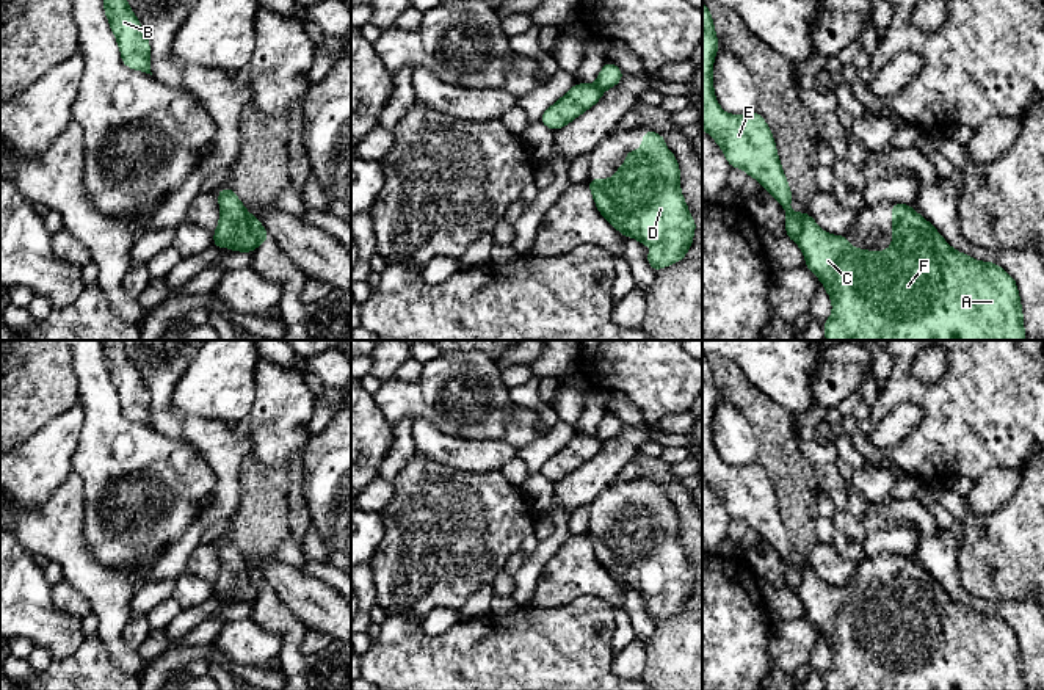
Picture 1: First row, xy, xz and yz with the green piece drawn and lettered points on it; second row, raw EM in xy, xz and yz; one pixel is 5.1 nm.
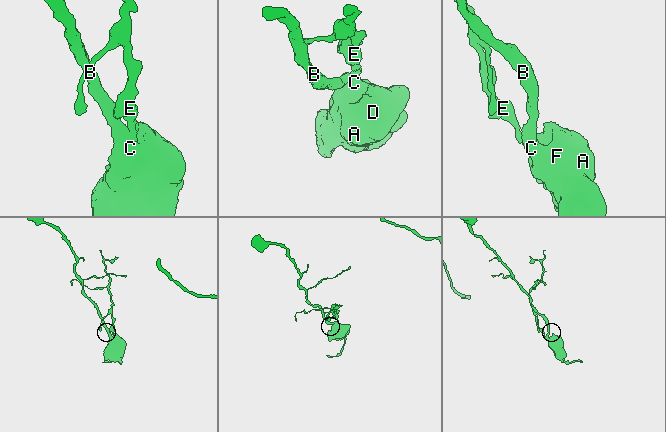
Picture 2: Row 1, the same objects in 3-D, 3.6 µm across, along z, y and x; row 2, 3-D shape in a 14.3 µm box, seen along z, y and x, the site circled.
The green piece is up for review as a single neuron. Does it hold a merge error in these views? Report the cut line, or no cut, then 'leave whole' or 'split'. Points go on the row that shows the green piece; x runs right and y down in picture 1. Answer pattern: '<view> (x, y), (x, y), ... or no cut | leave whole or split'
xy (248, 214), (248, 229), (259, 243) | split

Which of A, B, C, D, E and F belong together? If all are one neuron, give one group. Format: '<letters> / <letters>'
A B C D F / E

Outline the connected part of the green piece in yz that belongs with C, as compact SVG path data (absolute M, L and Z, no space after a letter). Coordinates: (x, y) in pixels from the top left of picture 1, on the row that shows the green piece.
M892 204L892 246L887 251L865 251L861 248L853 248L846 235L831 235L821 231L815 220L806 212L801 212L801 220L803 226L796 243L806 259L806 268L821 281L832 301L832 314L823 323L826 340L1027 340L1022 304L1014 278L994 262L980 262L953 249L937 232L937 229L919 215L909 204Z

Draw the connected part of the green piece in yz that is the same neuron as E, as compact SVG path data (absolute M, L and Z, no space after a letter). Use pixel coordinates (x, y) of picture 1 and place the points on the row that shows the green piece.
M702 2L702 129L716 141L730 168L745 169L776 198L785 212L785 232L796 242L801 234L801 213L790 210L793 194L778 157L774 136L757 113L727 114L713 91L713 60L718 38L709 5Z

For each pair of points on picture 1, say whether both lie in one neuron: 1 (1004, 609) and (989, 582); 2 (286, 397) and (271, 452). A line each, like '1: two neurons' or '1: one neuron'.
1: two neurons
2: one neuron

